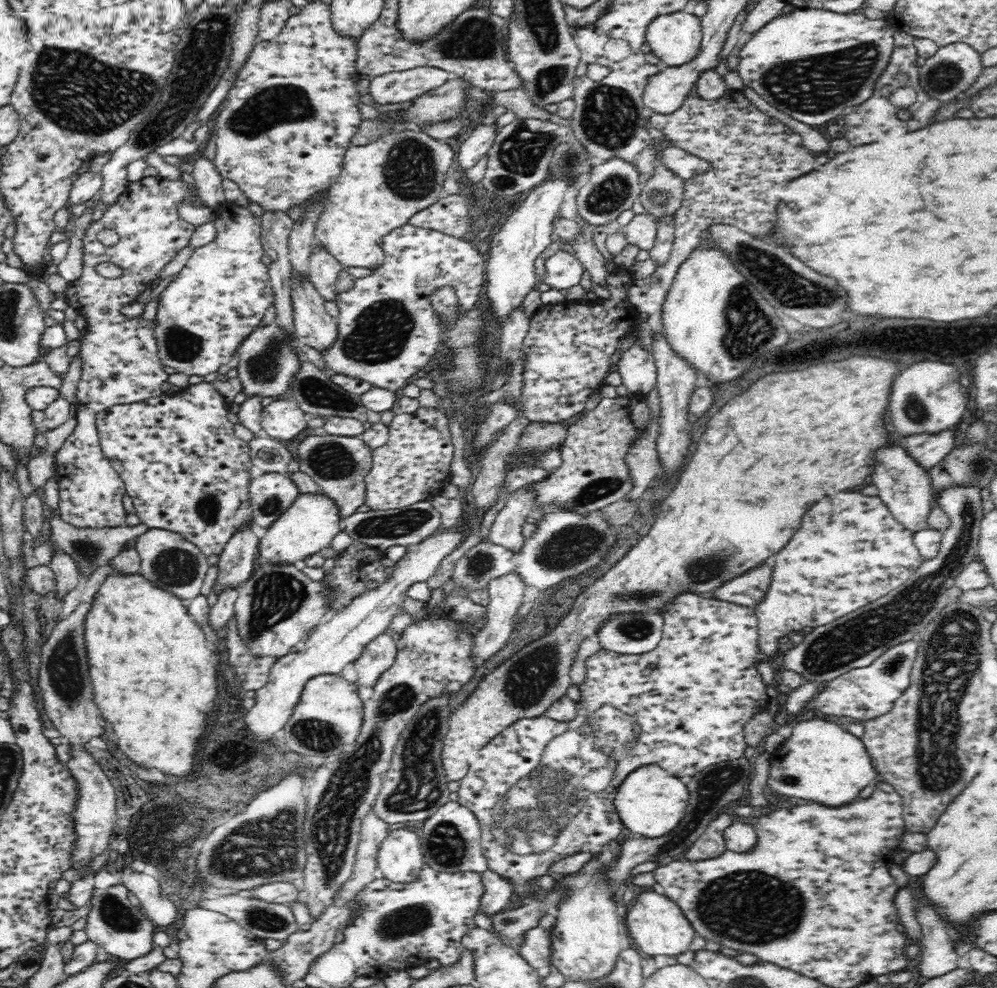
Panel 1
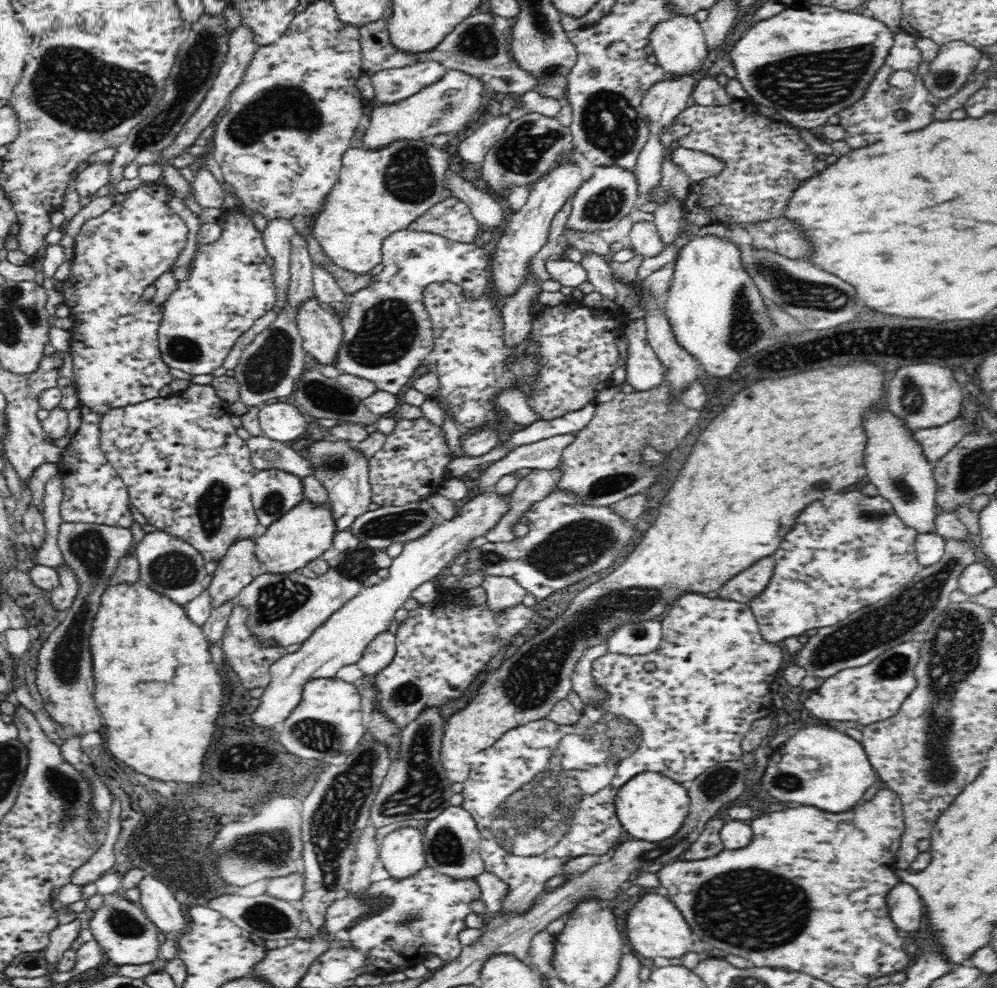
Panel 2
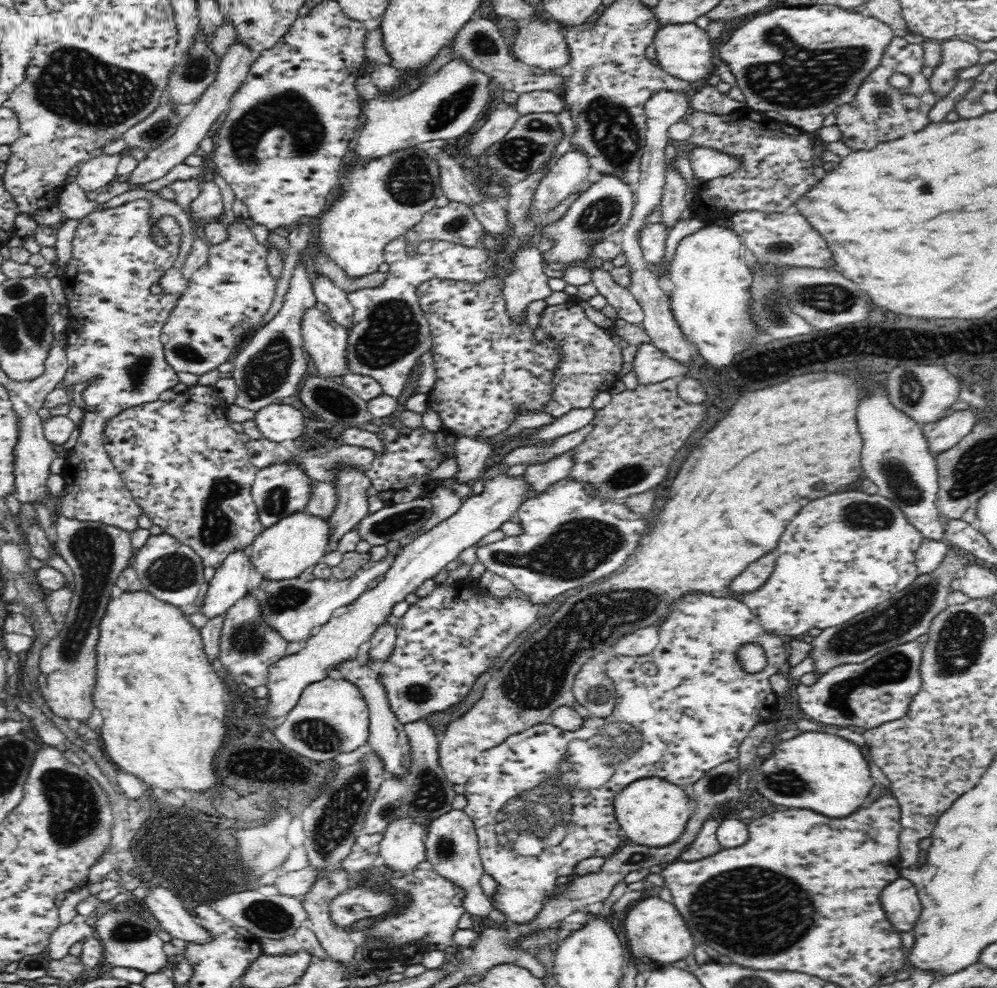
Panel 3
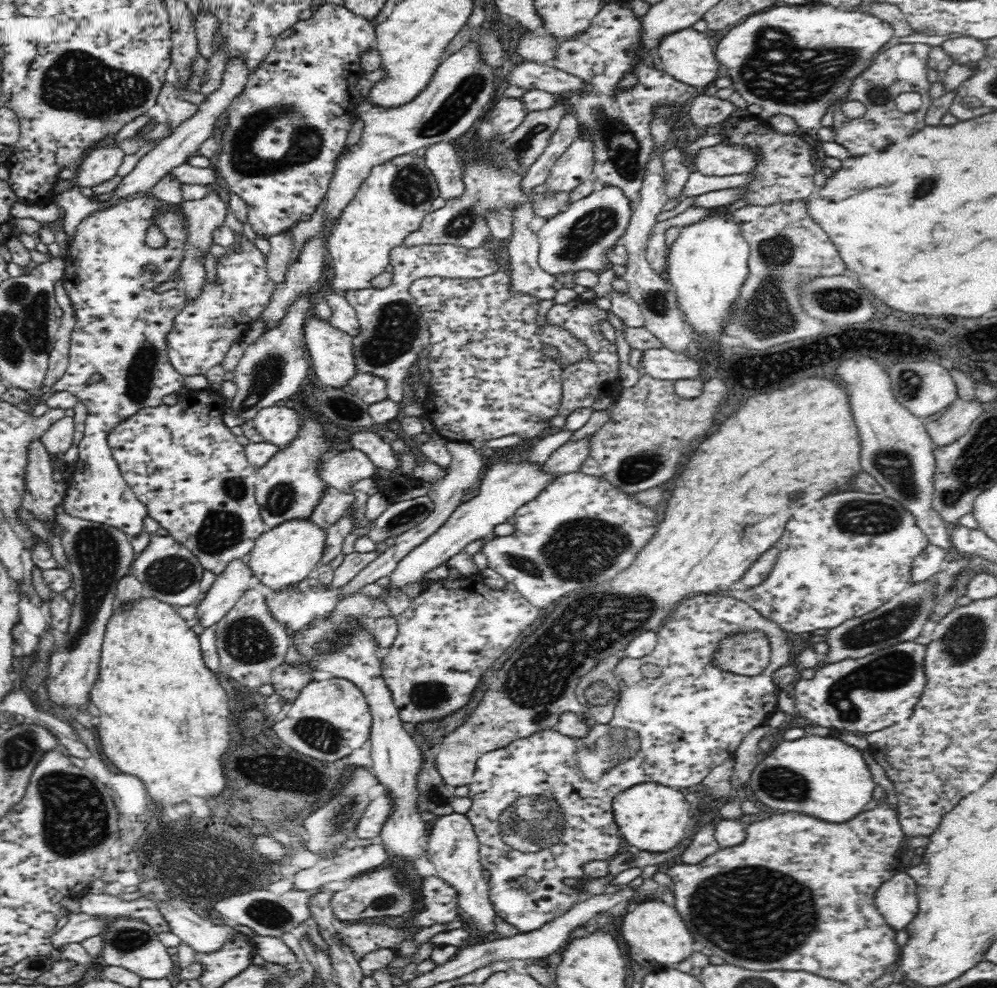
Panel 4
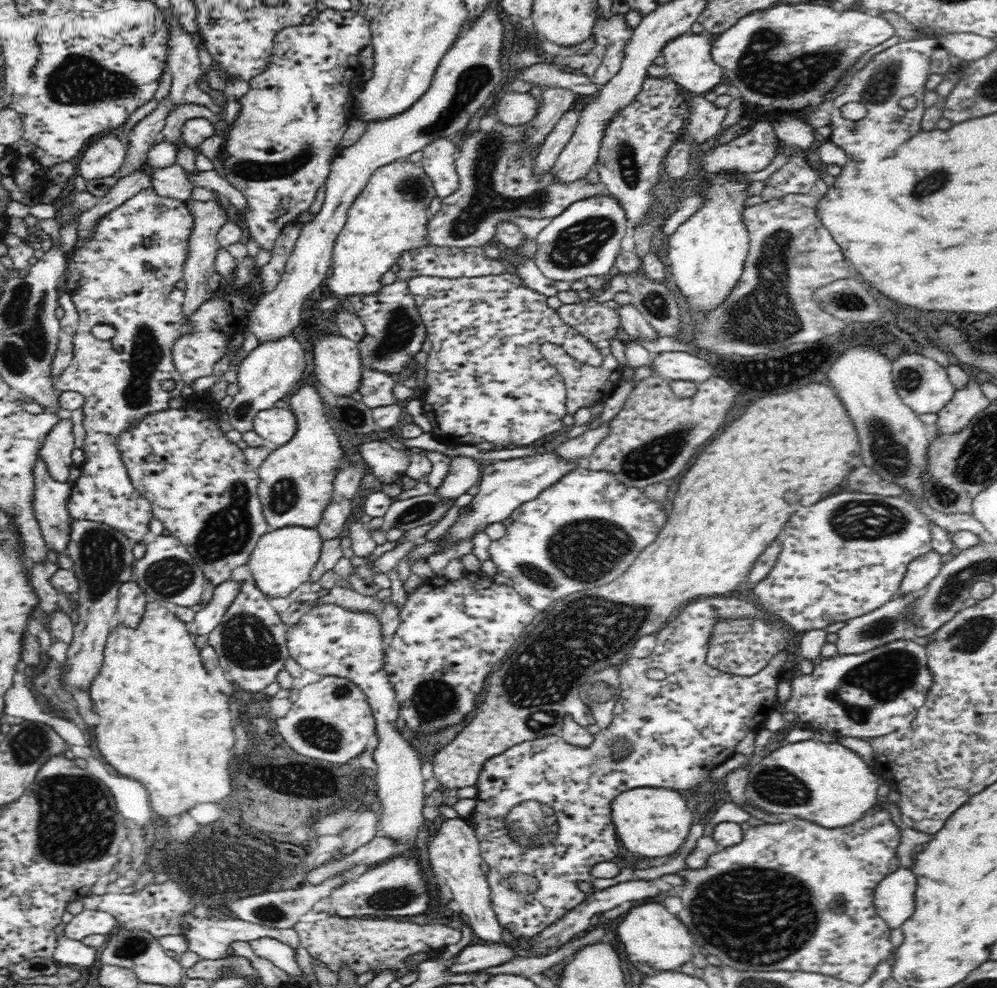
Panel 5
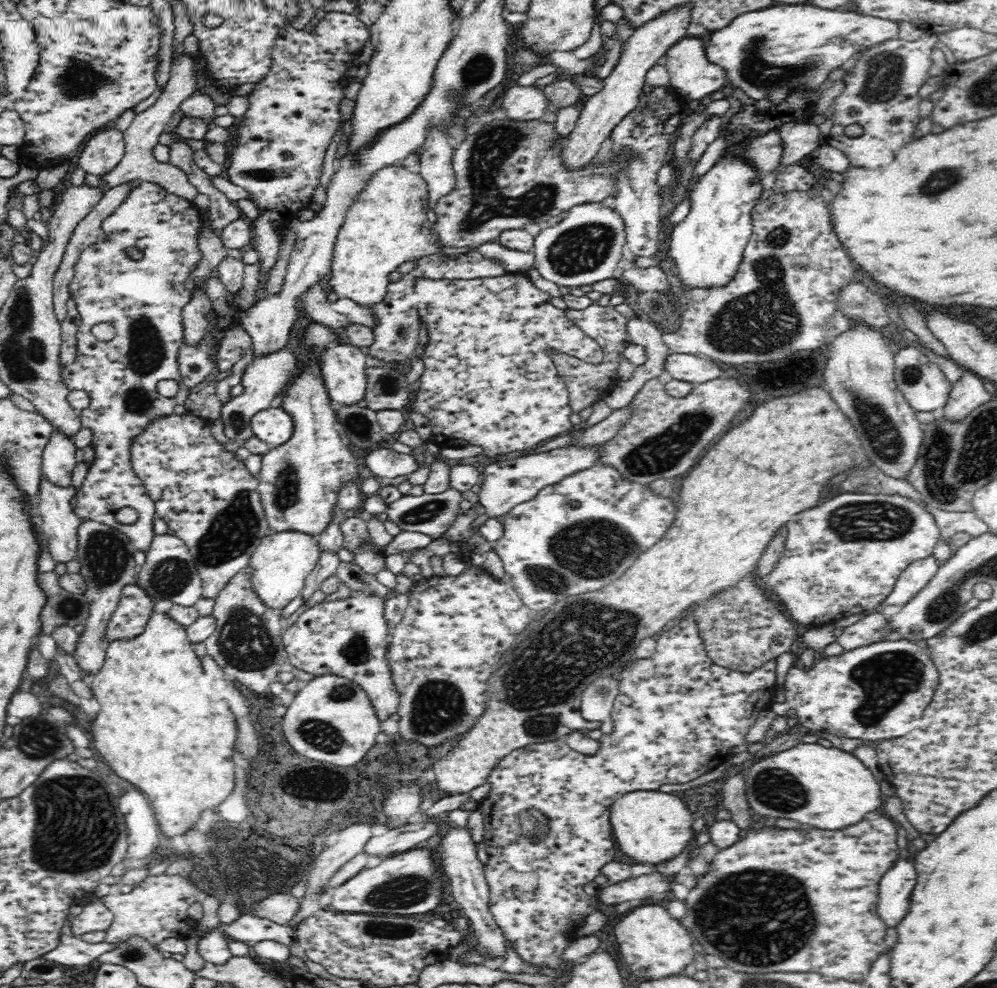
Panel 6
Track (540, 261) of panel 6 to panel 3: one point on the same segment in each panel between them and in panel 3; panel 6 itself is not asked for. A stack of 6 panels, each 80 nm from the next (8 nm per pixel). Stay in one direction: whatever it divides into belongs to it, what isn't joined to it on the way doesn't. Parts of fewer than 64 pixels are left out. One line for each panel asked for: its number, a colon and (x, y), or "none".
3: (603, 207)
4: (574, 240)
5: (583, 241)

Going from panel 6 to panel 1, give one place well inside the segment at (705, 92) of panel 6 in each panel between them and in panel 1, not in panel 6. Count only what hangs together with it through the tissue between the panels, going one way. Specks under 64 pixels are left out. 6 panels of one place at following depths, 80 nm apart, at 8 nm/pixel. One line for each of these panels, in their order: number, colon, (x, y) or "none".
1: (675, 38)
2: (678, 43)
3: (684, 50)
4: (688, 55)
5: (688, 60)

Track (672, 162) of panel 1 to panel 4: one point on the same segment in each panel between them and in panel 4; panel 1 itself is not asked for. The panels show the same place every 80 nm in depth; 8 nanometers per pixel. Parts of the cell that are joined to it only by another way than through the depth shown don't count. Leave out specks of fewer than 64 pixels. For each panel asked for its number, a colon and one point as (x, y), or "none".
2: (696, 165)
3: (706, 164)
4: (719, 160)

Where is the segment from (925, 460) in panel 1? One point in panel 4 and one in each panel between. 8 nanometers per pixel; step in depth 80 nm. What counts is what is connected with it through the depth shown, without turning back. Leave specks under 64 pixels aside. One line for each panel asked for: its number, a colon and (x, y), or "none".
2: (936, 442)
3: (948, 431)
4: (956, 421)

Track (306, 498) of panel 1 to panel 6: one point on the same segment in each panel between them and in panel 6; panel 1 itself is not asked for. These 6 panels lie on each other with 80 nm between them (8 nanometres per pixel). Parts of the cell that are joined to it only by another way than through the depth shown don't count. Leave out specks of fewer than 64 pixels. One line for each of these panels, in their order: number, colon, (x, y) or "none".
2: (299, 536)
3: (290, 547)
4: (286, 554)
5: (283, 558)
6: (282, 561)

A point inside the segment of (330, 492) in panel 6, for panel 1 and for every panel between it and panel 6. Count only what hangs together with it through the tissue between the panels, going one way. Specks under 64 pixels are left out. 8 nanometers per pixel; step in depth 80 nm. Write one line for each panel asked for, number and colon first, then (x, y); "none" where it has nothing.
1: (270, 494)
2: (273, 492)
3: (279, 490)
4: (286, 487)
5: (295, 481)

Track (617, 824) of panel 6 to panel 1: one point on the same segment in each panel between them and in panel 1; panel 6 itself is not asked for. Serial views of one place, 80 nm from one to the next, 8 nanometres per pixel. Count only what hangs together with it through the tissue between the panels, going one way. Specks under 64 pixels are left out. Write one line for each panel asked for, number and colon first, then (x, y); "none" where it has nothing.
1: (650, 801)
2: (650, 806)
3: (652, 811)
4: (653, 817)
5: (654, 822)

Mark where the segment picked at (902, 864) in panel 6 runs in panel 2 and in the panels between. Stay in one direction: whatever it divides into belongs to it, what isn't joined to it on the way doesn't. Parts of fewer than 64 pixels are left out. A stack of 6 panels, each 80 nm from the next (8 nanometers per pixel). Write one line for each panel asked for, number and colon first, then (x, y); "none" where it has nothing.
2: (905, 904)
3: (900, 900)
4: (897, 900)
5: (894, 898)

